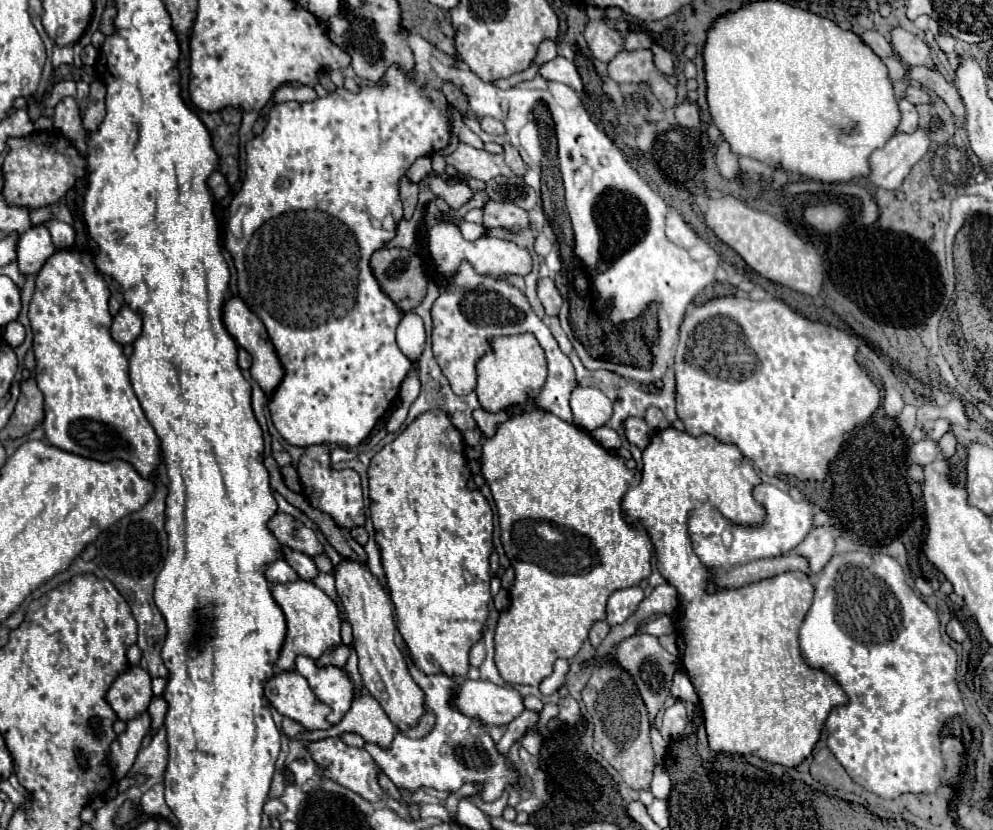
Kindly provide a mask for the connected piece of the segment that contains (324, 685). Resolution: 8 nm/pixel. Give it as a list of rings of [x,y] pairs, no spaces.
[[[306,656],[296,658],[296,672],[308,680],[316,698],[330,706],[328,722],[338,724],[340,718],[344,718],[344,714],[350,710],[350,704],[354,700],[352,682],[346,672],[336,666],[318,668],[316,662]]]

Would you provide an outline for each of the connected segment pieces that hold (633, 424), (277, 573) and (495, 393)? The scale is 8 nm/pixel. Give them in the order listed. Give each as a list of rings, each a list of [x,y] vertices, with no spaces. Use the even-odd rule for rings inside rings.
[[[628,418],[624,422],[624,430],[626,430],[628,442],[634,444],[634,446],[638,446],[640,450],[644,450],[650,444],[652,430],[648,428],[648,424],[642,418]]]
[[[276,560],[268,566],[266,570],[266,578],[272,584],[286,584],[286,582],[296,582],[298,574],[292,570],[292,566],[286,560]]]
[[[532,334],[500,336],[492,340],[492,350],[478,362],[478,402],[488,412],[500,412],[512,404],[522,404],[538,394],[546,382],[546,358],[544,350]]]

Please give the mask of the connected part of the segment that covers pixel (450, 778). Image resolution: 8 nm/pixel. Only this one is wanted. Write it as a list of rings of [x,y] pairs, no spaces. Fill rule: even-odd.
[[[404,650],[410,666],[410,674],[414,682],[424,692],[424,706],[426,710],[434,712],[436,722],[432,730],[424,738],[408,738],[402,732],[396,734],[392,746],[388,750],[382,750],[376,744],[366,744],[364,748],[372,754],[374,762],[380,766],[380,770],[400,788],[404,790],[416,790],[422,786],[430,786],[436,790],[446,792],[458,792],[462,784],[472,782],[478,786],[476,798],[482,802],[494,802],[502,796],[502,792],[510,786],[518,786],[520,772],[514,770],[506,756],[502,756],[496,748],[496,742],[490,738],[484,724],[476,718],[468,718],[466,714],[460,714],[460,710],[452,710],[452,690],[456,690],[456,684],[446,674],[428,676],[420,672],[408,652]]]

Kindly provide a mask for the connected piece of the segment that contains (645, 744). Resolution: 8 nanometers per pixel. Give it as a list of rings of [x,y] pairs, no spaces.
[[[604,664],[598,670],[594,668],[582,690],[582,702],[594,720],[594,750],[618,770],[630,788],[650,790],[652,770],[656,766],[650,744],[650,722],[632,676],[616,664]]]

